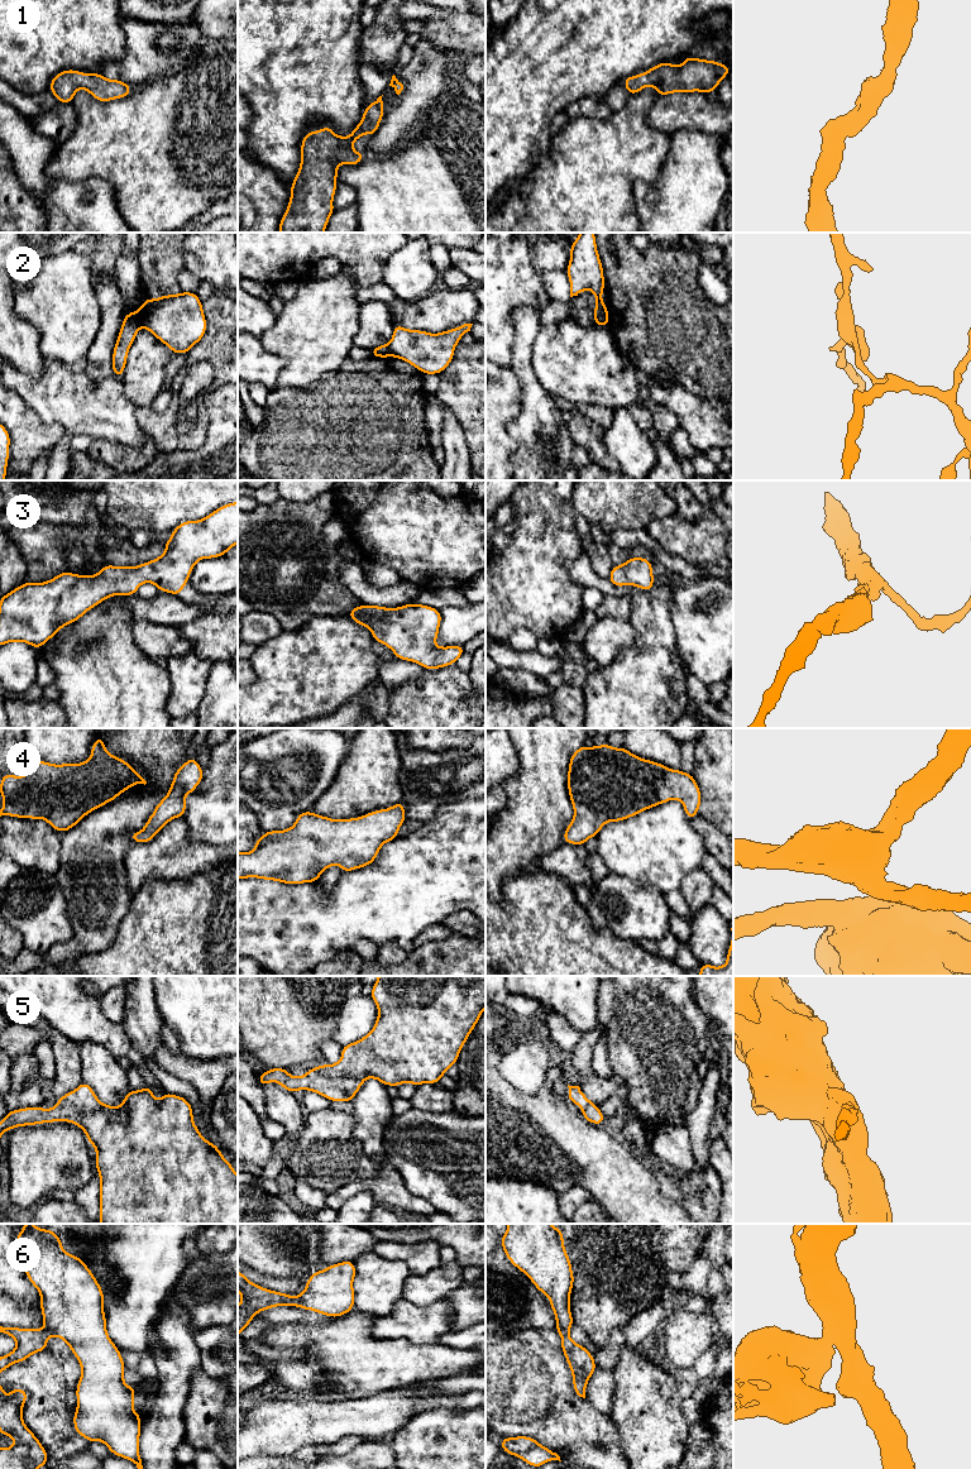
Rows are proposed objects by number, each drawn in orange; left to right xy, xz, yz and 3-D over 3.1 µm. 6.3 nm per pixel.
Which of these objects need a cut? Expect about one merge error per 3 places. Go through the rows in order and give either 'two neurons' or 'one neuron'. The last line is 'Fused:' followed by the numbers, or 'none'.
1: one neuron
2: two neurons
3: one neuron
4: one neuron
5: one neuron
6: two neurons
Fused: 2, 6

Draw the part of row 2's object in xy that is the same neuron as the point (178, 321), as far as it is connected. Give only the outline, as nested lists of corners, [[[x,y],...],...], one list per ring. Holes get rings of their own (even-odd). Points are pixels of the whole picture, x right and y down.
[[[195,292],[159,296],[156,301],[145,297],[145,303],[140,305],[138,312],[142,317],[143,327],[150,331],[174,354],[188,353],[206,334],[207,325],[202,302]]]

